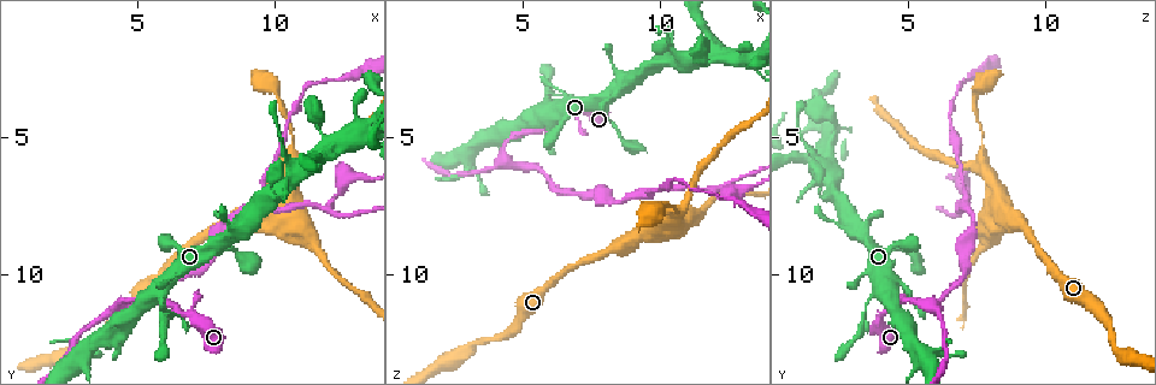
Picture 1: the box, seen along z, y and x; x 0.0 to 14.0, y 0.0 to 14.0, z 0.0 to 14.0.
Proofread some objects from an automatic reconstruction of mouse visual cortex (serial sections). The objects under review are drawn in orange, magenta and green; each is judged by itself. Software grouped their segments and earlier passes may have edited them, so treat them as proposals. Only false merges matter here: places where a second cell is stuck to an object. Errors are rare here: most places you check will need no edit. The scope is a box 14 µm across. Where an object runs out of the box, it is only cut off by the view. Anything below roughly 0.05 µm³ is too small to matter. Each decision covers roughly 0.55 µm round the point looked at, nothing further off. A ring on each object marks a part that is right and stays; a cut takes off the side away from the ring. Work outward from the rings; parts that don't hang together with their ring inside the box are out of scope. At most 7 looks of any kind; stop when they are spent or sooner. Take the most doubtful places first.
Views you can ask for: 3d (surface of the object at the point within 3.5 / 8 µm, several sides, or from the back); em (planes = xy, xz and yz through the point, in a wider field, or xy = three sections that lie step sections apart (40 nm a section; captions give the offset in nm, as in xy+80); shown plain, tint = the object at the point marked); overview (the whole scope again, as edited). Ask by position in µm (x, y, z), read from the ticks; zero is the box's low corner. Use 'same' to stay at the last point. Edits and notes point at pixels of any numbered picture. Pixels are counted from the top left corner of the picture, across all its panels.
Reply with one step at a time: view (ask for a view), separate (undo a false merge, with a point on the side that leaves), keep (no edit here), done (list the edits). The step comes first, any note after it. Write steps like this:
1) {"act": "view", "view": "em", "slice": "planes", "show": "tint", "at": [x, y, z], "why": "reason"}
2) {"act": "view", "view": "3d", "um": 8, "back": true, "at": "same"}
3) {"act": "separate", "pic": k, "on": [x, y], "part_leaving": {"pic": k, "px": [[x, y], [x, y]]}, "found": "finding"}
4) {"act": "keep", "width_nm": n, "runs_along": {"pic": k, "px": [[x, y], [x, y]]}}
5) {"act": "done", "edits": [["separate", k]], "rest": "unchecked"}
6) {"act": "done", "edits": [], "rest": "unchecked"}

{"act": "view", "view": "3d", "um": 8, "back": true, "at": [4.4, 11.1, 5.8], "why": "branch point"}

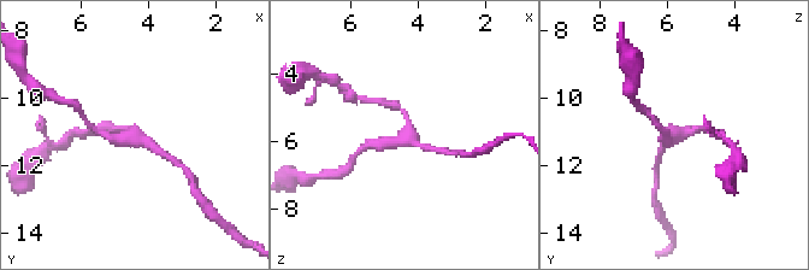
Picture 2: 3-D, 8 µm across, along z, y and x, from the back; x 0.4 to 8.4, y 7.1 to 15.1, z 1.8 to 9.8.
{"act": "view", "view": "3d", "um": 3.5, "at": [4.3, 11.1, 5.9]}

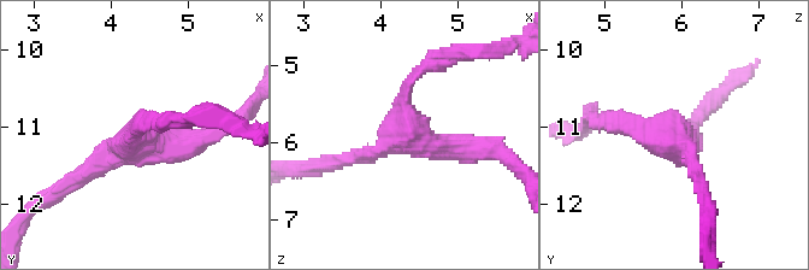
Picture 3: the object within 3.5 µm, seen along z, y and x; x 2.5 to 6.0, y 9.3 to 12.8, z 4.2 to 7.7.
{"act": "view", "view": "em", "slice": "xy", "step": 2, "show": "tint", "at": [4.30, 11.10, 5.90], "arms": 3, "arm_widths_nm": [150, 200, 300]}

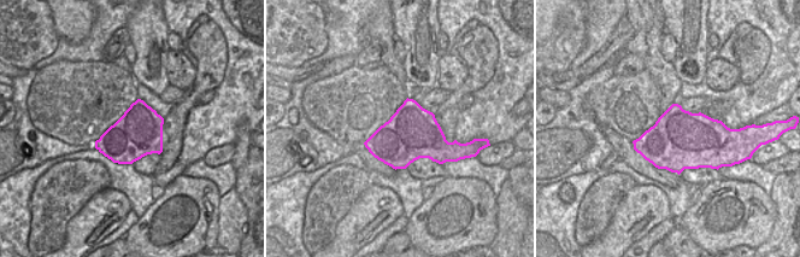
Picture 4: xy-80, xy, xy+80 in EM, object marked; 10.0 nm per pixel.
{"act": "keep", "found": "one cell here"}

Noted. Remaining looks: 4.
{"act": "view", "view": "3d", "um": 8, "at": [9.4, 7.4, 7.0]}

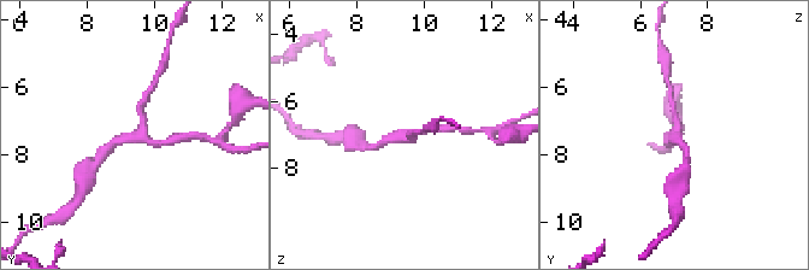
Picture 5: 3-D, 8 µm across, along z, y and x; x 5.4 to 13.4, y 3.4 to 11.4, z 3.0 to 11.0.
{"act": "view", "view": "em", "slice": "xy", "step": 5, "show": "tint", "at": [9.5, 7.5, 7.0], "arms": 3, "arm_widths_nm": [150, 200, 250], "why": "now the EM"}

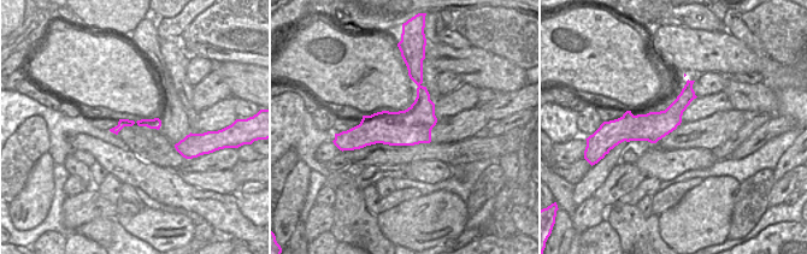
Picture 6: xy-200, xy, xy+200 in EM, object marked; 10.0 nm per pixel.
{"act": "keep", "found": "one cell here"}

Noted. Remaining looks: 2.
{"act": "view", "view": "3d", "um": 3.5, "at": [11.8, 7.6, 6.9], "why": "arms part here"}

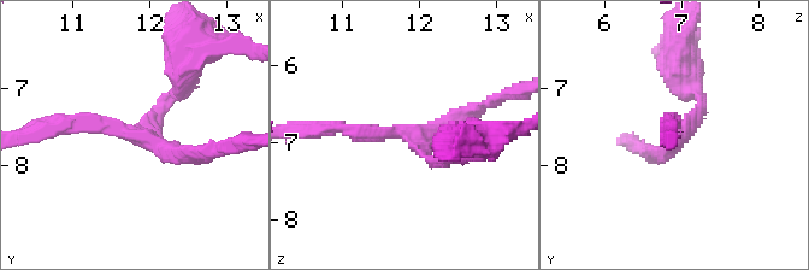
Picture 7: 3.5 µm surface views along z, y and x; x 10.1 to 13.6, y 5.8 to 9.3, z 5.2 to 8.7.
{"act": "view", "view": "em", "slice": "planes", "show": "tint", "at": [11.80, 7.55, 6.95]}

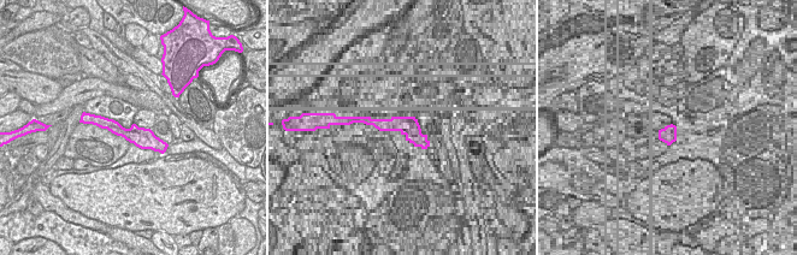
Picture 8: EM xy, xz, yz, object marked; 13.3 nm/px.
{"act": "keep", "arm_widths_nm": [150, 200, 200], "runs_along": {"pic": 7, "px": [[63, 124], [145, 131], [184, 80]]}, "found": "one cell here"}

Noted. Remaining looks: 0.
{"act": "done", "edits": [], "rest": "unchecked"}

